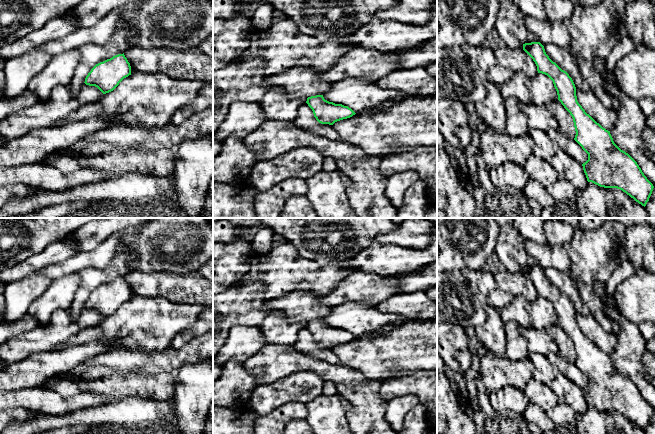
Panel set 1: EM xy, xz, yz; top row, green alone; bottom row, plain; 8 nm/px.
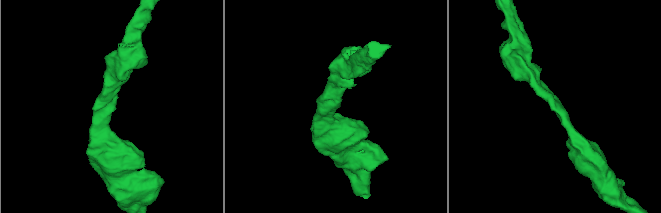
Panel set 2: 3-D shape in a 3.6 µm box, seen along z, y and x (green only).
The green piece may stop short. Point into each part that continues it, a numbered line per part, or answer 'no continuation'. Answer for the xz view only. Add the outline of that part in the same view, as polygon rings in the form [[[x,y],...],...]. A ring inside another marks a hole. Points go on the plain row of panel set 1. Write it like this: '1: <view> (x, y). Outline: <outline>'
no continuation

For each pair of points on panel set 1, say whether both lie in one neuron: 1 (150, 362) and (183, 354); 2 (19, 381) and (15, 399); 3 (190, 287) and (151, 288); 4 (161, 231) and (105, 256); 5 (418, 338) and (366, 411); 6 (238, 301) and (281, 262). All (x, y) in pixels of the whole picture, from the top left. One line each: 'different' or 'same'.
1: same
2: different
3: same
4: same
5: different
6: different

